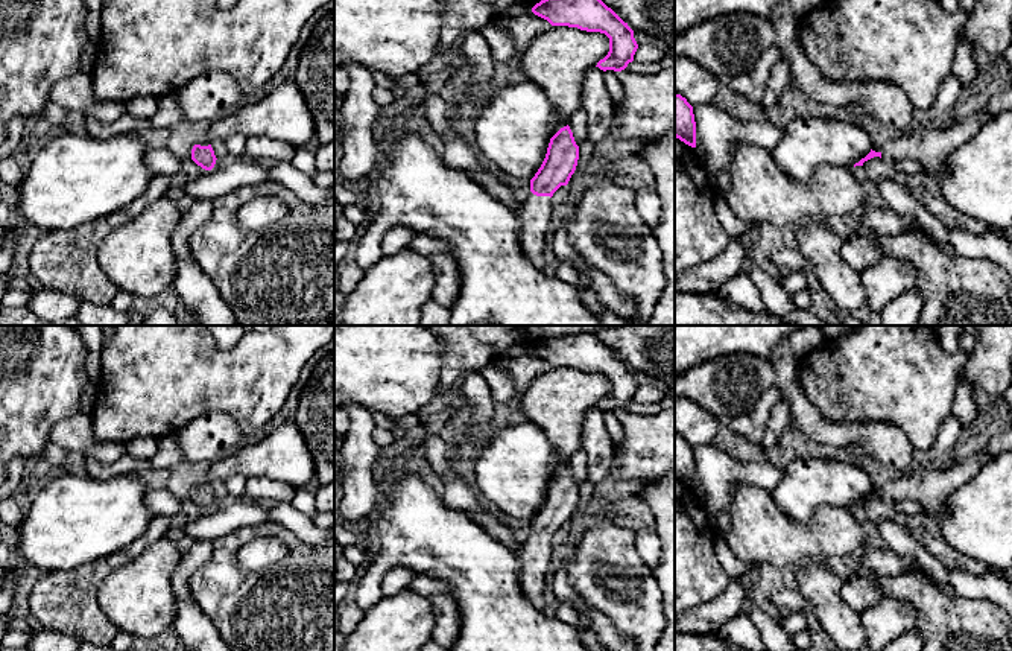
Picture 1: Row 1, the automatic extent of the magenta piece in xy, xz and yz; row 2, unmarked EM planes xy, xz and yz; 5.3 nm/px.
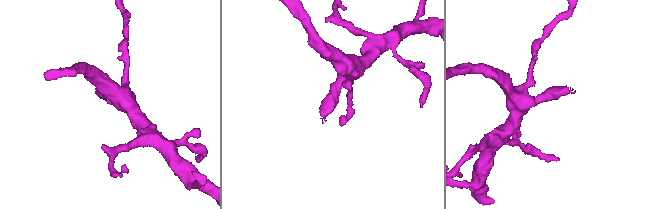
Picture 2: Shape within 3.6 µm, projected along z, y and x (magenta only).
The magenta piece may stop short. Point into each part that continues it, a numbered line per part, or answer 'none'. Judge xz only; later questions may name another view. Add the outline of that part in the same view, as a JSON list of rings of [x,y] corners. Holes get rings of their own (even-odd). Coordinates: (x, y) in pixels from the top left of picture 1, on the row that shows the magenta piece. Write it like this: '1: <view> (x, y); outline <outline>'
1: xz (534, 215); outline [[[532,192],[517,211],[520,222],[520,245],[526,259],[538,269],[546,266],[544,248],[552,218],[552,198]]]

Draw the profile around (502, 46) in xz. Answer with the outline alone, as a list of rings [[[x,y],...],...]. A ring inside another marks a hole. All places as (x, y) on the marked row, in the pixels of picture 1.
[[[494,20],[485,24],[479,33],[486,40],[495,64],[506,64],[517,56],[517,47],[511,33]]]

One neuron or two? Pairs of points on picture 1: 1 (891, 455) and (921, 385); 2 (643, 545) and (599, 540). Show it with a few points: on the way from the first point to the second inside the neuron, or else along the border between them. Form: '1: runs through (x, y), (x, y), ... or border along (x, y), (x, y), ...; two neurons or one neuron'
1: border along (866, 420), (894, 423), (915, 449); two neurons
2: border along (634, 531), (635, 549), (652, 568); two neurons

